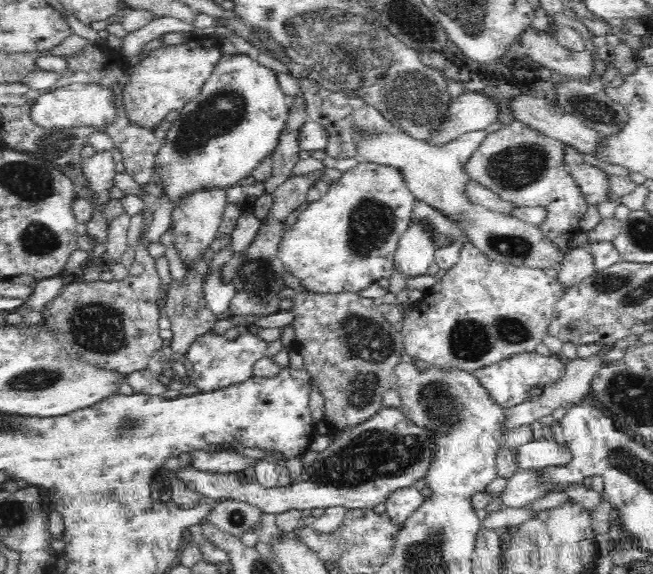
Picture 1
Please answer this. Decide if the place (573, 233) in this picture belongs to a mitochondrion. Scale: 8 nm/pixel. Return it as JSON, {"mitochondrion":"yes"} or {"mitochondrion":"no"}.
{"mitochondrion":"no"}

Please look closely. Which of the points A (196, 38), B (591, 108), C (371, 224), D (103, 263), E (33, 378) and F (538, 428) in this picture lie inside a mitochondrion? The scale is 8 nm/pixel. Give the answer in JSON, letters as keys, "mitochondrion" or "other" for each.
{"A":"other","B":"mitochondrion","C":"mitochondrion","D":"other","E":"mitochondrion","F":"other"}

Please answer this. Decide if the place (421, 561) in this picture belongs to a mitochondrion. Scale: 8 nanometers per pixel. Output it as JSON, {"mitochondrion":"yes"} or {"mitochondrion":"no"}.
{"mitochondrion":"yes"}

